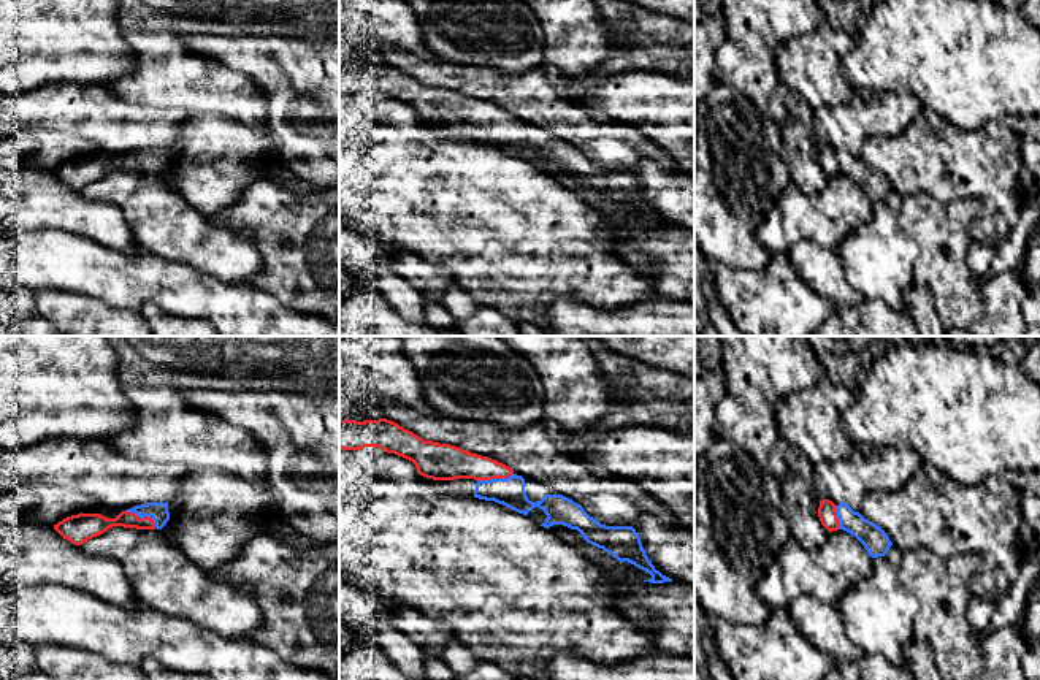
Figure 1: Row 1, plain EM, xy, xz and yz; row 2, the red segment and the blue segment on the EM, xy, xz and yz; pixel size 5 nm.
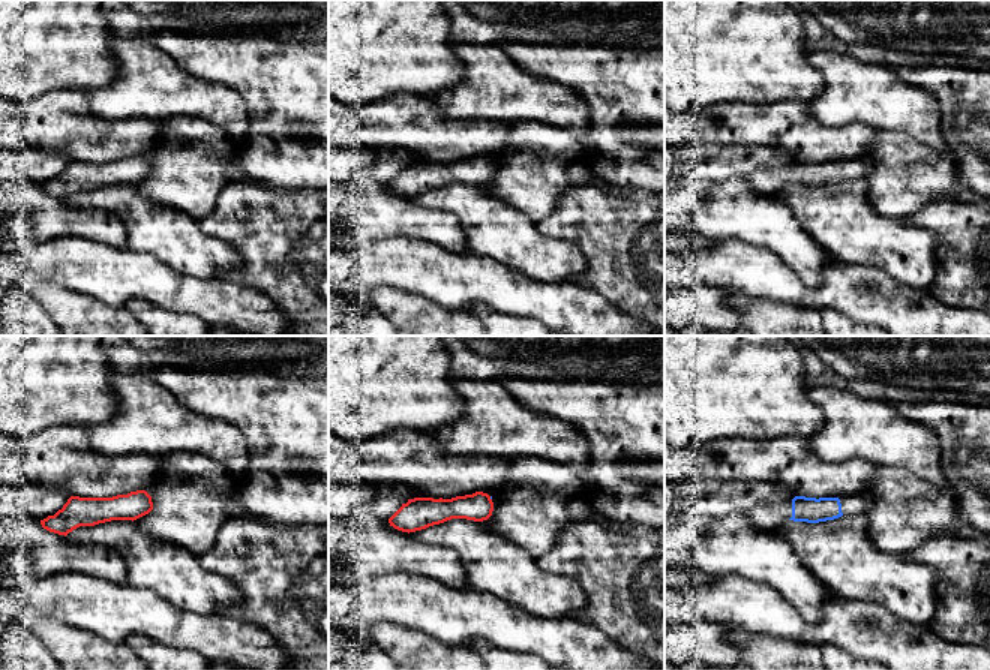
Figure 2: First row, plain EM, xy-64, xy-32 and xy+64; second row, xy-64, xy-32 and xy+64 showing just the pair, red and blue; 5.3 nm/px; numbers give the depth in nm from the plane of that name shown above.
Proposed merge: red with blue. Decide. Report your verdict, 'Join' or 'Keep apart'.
Join

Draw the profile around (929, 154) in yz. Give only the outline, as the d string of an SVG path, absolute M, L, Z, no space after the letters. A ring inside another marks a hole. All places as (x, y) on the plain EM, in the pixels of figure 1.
M923 108L899 135L866 138L859 159L880 171L902 197L926 192L940 203L978 198L983 208L970 227L970 238L986 246L999 247L1007 239L1026 200L1019 182L1024 166L1019 141L1000 120L992 120L977 132L967 132Z

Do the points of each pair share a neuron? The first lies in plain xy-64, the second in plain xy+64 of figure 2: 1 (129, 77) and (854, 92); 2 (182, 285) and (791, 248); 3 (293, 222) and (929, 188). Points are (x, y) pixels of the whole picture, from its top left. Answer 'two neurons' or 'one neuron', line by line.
1: one neuron
2: two neurons
3: two neurons

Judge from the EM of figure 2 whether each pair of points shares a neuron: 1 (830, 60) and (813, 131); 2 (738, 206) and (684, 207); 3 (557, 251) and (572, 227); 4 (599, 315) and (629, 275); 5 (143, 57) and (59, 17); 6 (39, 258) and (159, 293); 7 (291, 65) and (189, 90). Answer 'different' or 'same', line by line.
1: different
2: same
3: different
4: different
5: different
6: same
7: different

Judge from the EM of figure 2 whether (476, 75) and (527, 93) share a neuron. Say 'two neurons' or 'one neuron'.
one neuron

